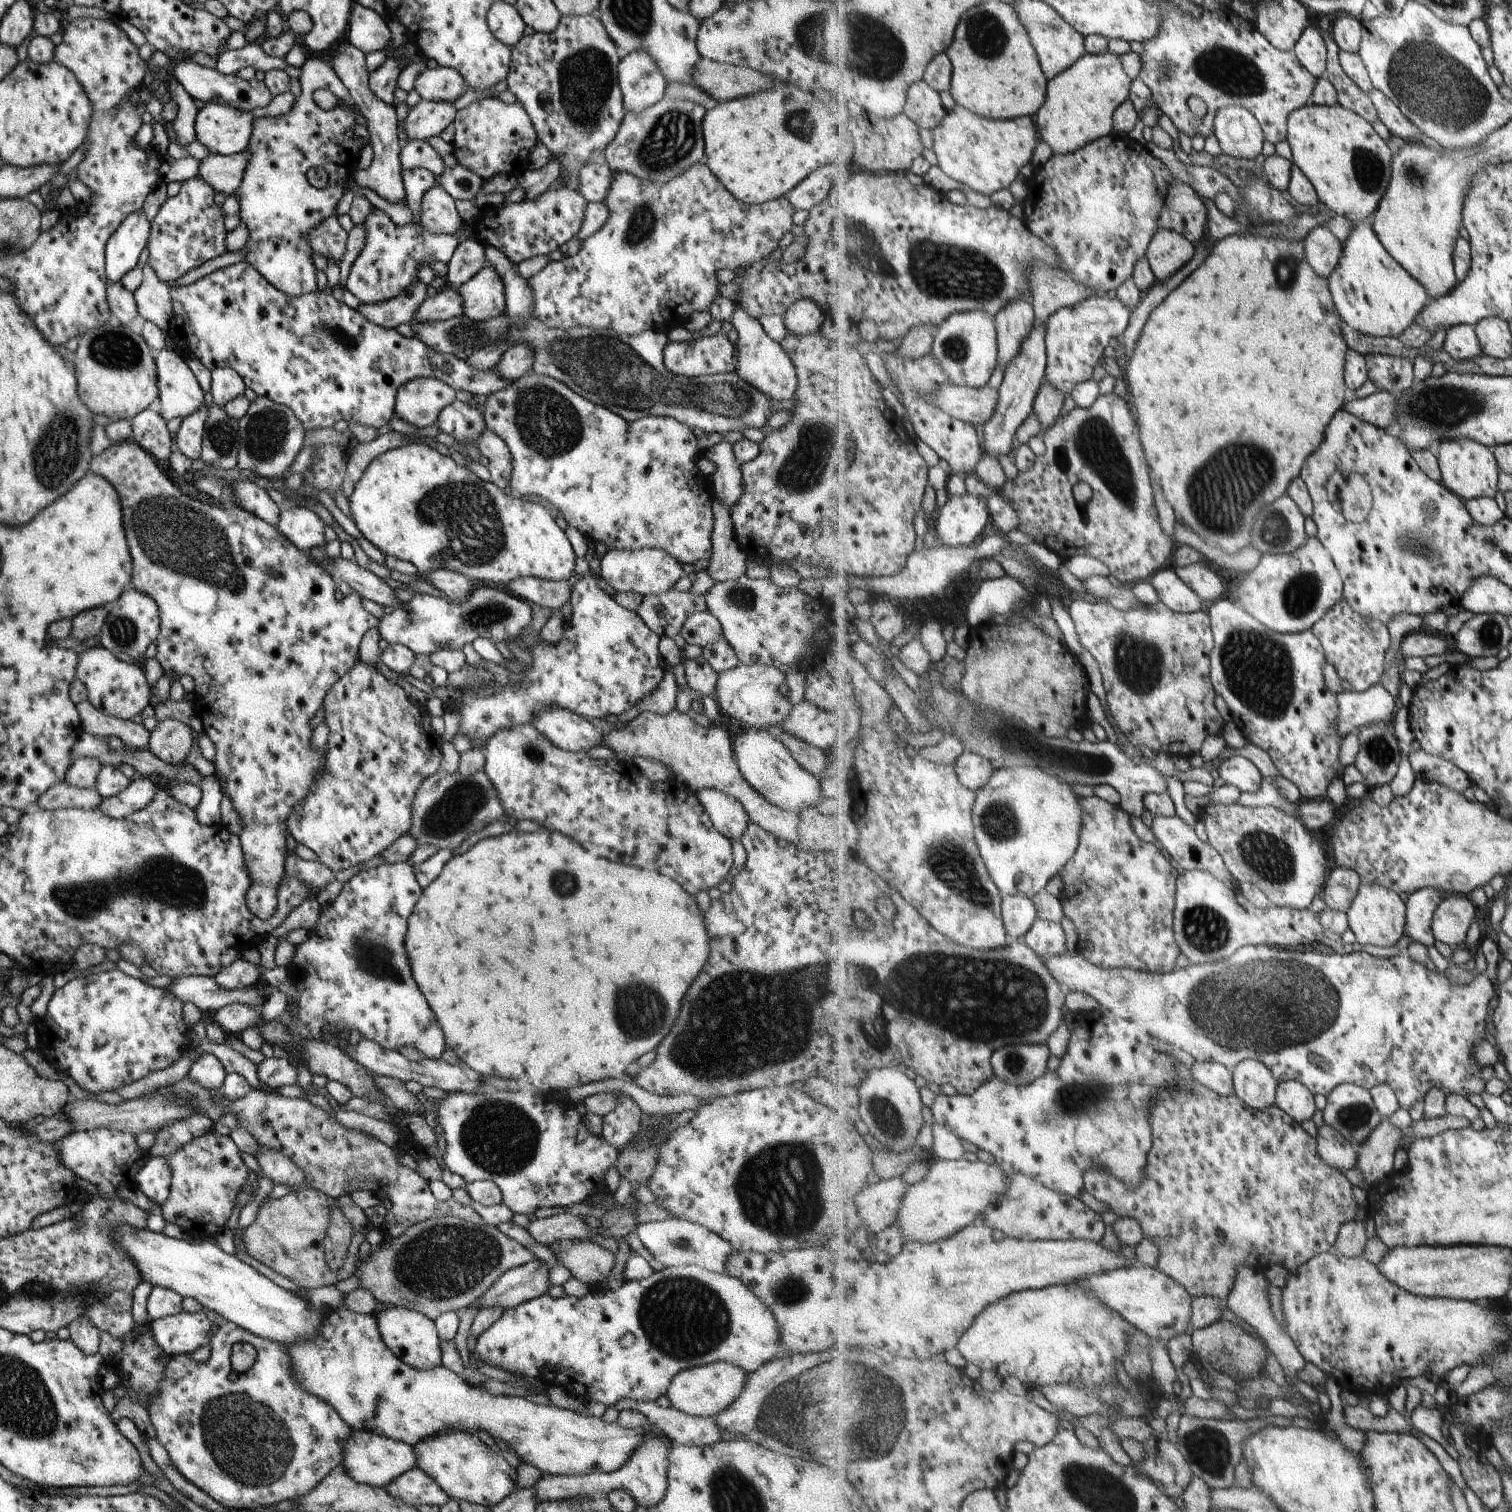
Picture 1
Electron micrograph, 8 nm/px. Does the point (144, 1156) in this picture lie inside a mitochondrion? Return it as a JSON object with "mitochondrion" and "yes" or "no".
{"mitochondrion":"no"}

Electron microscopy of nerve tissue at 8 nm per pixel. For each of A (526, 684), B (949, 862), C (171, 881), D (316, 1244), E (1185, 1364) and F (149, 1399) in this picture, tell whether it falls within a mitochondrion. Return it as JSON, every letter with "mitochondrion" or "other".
{"A":"other","B":"mitochondrion","C":"mitochondrion","D":"other","E":"other","F":"other"}

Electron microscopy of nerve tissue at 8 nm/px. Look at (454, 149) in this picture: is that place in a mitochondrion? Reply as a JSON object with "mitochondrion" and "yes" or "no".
{"mitochondrion":"no"}

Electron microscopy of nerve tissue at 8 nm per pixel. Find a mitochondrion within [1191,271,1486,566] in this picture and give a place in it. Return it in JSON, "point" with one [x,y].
{"point":[1275,531]}

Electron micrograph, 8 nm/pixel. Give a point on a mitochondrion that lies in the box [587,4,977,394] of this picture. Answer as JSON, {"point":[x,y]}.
{"point":[673,136]}

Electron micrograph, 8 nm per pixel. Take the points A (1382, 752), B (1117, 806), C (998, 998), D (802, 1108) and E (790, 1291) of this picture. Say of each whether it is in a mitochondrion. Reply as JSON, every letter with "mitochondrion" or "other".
{"A":"mitochondrion","B":"other","C":"mitochondrion","D":"other","E":"mitochondrion"}

